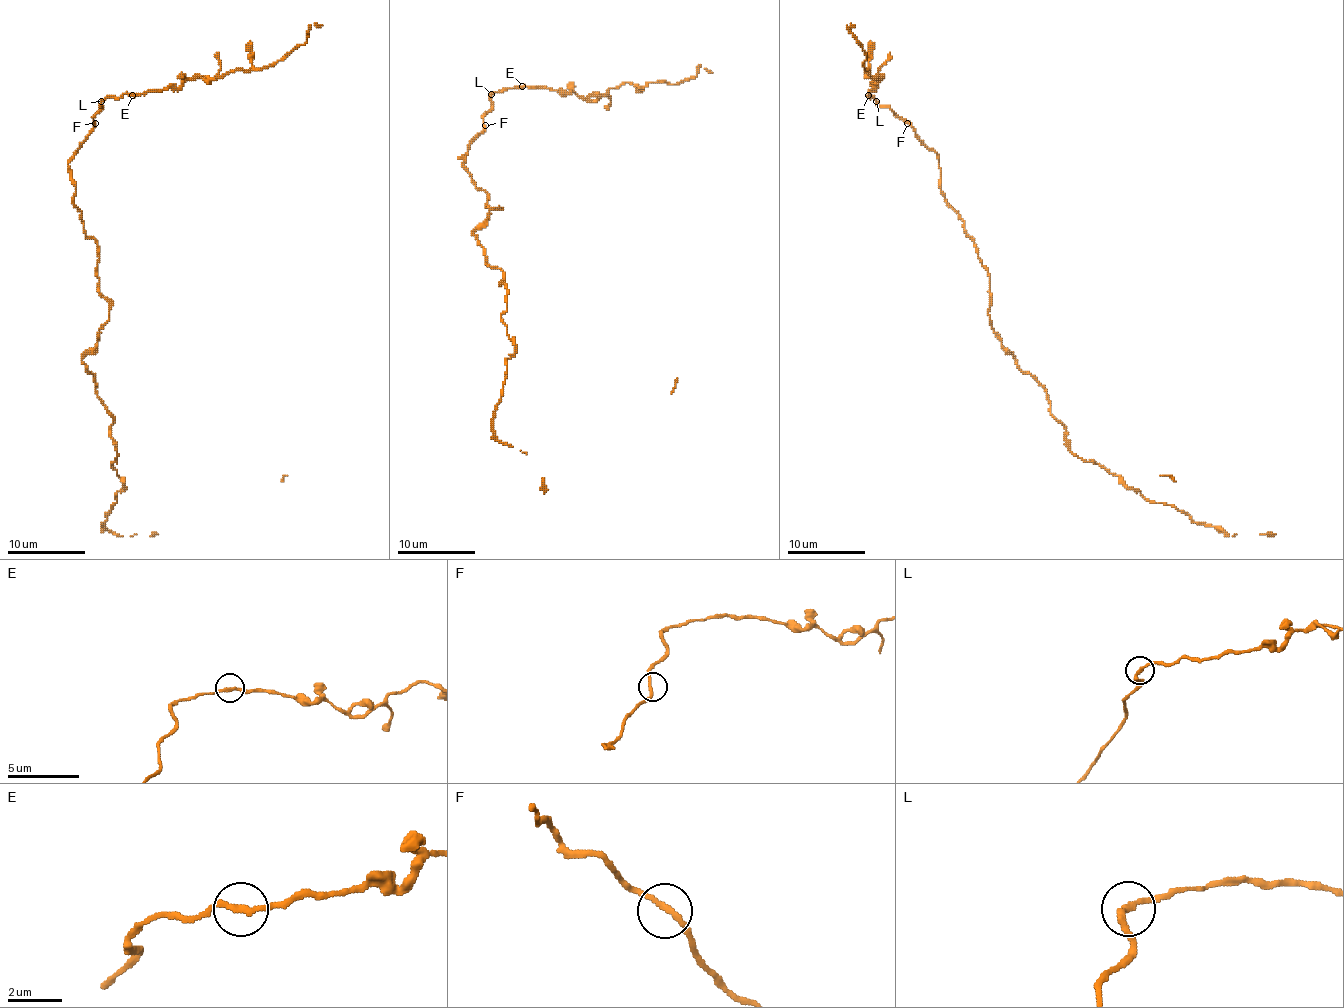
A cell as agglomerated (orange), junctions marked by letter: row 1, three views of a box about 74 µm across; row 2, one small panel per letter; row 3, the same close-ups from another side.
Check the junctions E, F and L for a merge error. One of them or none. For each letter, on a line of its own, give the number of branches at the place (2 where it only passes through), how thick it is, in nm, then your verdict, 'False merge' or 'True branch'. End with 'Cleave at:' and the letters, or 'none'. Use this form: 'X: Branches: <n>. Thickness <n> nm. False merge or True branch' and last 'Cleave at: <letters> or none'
E: Branches: 2. Thickness 200 nm. True branch
F: Branches: 2. Thickness 200 nm. True branch
L: Branches: 2. Thickness 200 nm. True branch
Cleave at: none

